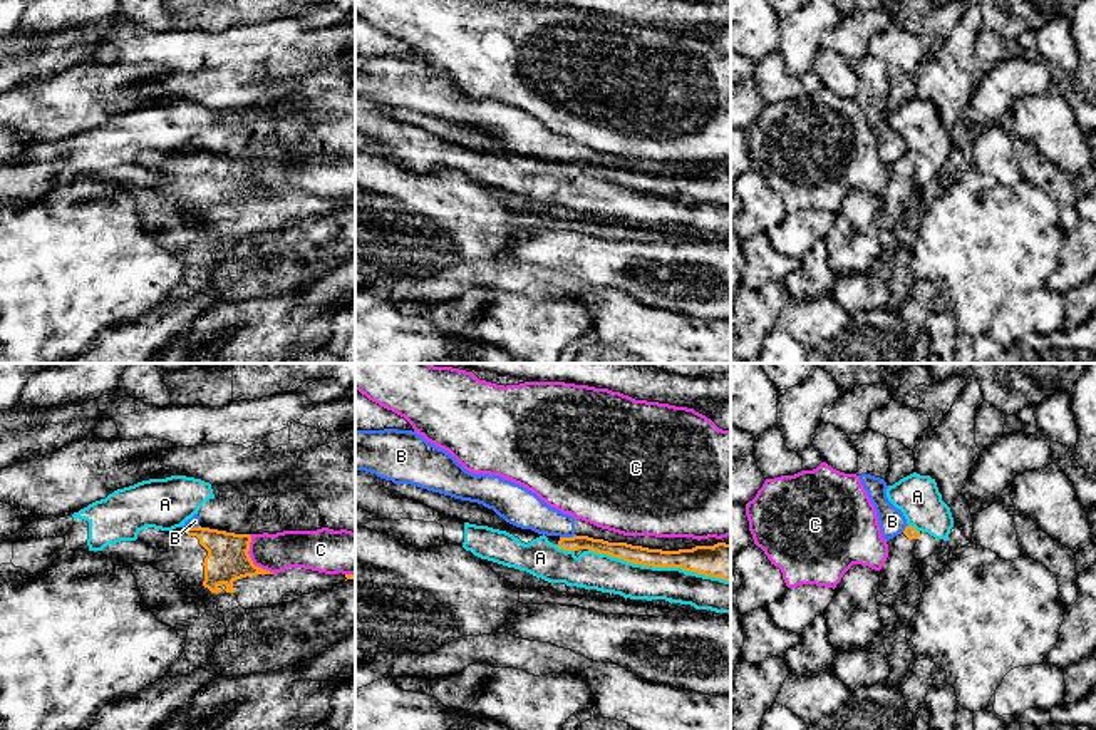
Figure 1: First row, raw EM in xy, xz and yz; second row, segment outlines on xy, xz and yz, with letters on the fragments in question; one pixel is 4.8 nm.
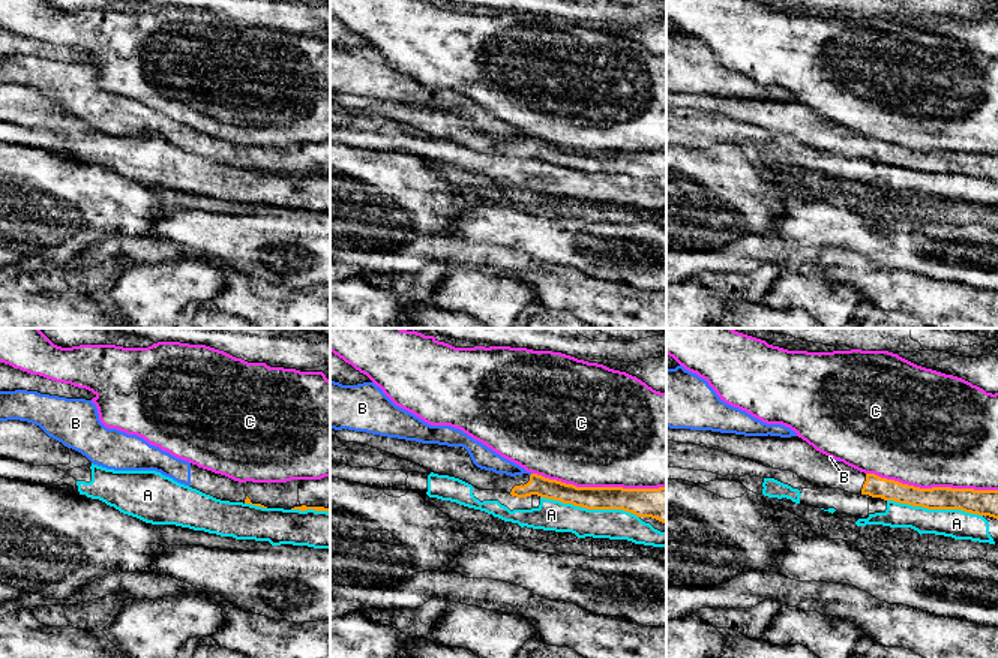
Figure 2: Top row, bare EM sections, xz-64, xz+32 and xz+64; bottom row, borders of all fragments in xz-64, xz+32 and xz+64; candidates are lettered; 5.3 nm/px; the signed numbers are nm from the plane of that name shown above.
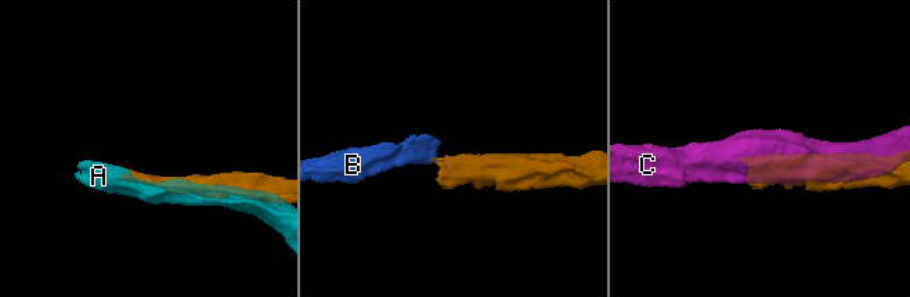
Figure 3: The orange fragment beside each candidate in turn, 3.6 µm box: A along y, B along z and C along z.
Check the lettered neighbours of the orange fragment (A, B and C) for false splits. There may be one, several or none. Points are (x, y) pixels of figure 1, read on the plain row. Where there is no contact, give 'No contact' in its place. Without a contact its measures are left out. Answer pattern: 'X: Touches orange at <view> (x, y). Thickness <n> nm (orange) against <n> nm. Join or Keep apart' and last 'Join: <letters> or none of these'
A: Touches orange at xz (659, 191). Thickness 140 nm (orange) against 180 nm. Keep apart
B: Touches orange at xz (567, 163). Thickness 80 nm (orange) against 180 nm. Keep apart
C: Touches orange at xy (250, 185). Thickness 200 nm (orange) against 190 nm. Keep apart
Join: none of these

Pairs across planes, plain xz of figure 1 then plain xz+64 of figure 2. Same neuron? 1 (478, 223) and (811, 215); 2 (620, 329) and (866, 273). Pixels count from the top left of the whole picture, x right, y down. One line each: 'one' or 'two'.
1: two
2: one

